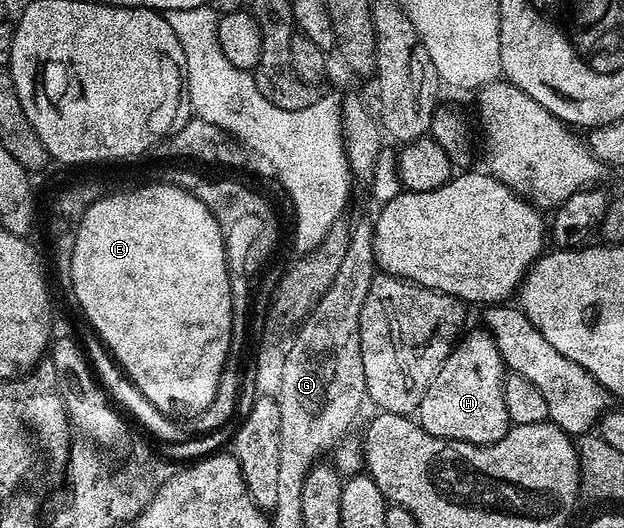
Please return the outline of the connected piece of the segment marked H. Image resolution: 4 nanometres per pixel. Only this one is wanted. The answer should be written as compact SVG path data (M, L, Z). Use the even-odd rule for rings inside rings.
M465 331L455 348L442 362L430 382L418 409L418 423L430 434L443 440L471 444L493 444L507 434L510 421L504 401L506 369L502 354L487 331Z

